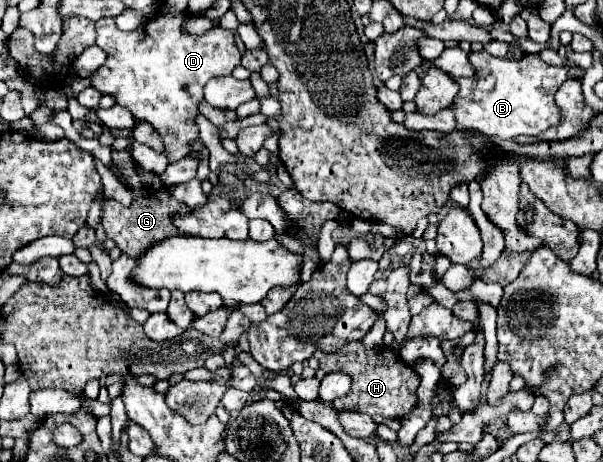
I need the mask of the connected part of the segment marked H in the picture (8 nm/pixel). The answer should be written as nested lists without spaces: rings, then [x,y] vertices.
[[[350,342],[346,348],[340,348],[338,352],[326,354],[316,352],[314,354],[318,362],[330,362],[330,372],[344,372],[352,378],[352,388],[344,398],[338,398],[332,402],[336,410],[354,410],[373,417],[382,415],[386,418],[406,418],[412,408],[418,404],[416,388],[418,388],[418,374],[404,364],[404,360],[386,344],[380,344],[376,348],[366,348],[362,342]]]

